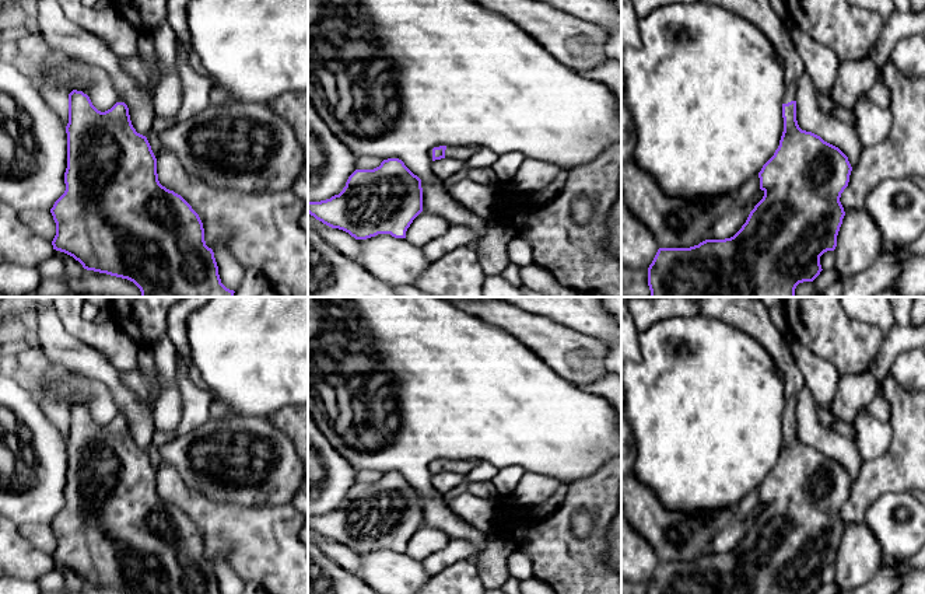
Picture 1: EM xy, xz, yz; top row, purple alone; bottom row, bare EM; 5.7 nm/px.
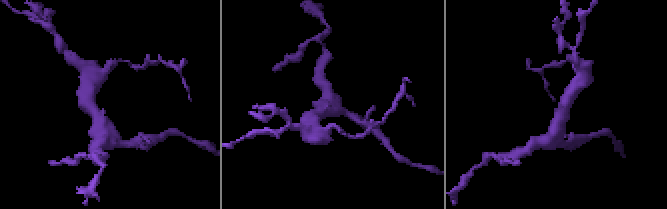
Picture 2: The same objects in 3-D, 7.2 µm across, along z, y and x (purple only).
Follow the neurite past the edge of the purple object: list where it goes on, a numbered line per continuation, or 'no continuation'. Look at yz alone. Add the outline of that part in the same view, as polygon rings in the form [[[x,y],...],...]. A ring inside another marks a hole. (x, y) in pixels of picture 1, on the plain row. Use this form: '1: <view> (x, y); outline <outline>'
1: yz (749, 314); outline [[[693,297],[700,314],[721,319],[756,339],[772,357],[784,374],[785,412],[784,417],[796,415],[796,402],[805,387],[785,333],[772,322],[770,310],[758,297]]]

